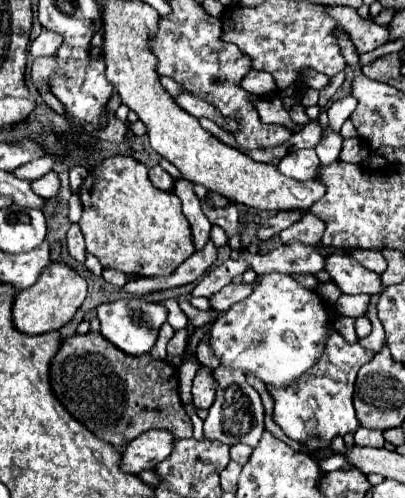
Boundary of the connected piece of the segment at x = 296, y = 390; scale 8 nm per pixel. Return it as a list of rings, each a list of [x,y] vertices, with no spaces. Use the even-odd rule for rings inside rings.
[[[335,332],[335,336],[327,340],[327,354],[323,354],[323,360],[319,360],[319,364],[315,364],[315,368],[311,368],[311,372],[299,380],[299,384],[281,390],[267,386],[275,398],[275,422],[291,440],[317,440],[325,448],[335,436],[355,432],[359,428],[359,420],[353,408],[353,384],[359,368],[369,362],[371,356],[373,352],[363,350],[359,344],[347,344],[339,332]]]

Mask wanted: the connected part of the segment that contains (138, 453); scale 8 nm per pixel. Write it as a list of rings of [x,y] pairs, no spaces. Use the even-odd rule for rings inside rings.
[[[169,430],[143,432],[143,436],[131,440],[131,444],[127,444],[127,448],[123,450],[121,468],[129,474],[139,474],[141,470],[155,468],[159,462],[171,456],[173,444],[175,436]]]

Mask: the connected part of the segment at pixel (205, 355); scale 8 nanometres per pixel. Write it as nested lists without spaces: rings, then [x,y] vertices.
[[[207,338],[197,346],[197,360],[203,366],[211,366],[211,368],[217,368],[219,366],[219,362],[215,360],[215,356],[211,356],[211,348],[207,348]]]

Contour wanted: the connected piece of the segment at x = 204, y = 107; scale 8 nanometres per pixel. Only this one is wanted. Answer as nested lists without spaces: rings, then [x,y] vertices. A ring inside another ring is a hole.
[[[187,92],[177,94],[175,102],[177,102],[177,106],[181,106],[181,108],[183,108],[185,112],[189,112],[191,116],[197,116],[197,118],[205,116],[205,118],[209,118],[209,120],[213,120],[213,122],[217,122],[217,124],[219,124],[221,128],[225,128],[225,130],[235,128],[235,124],[231,124],[229,120],[223,120],[223,118],[215,112],[215,108],[211,108],[207,102],[199,100],[199,98],[195,98],[195,96],[187,94]]]

